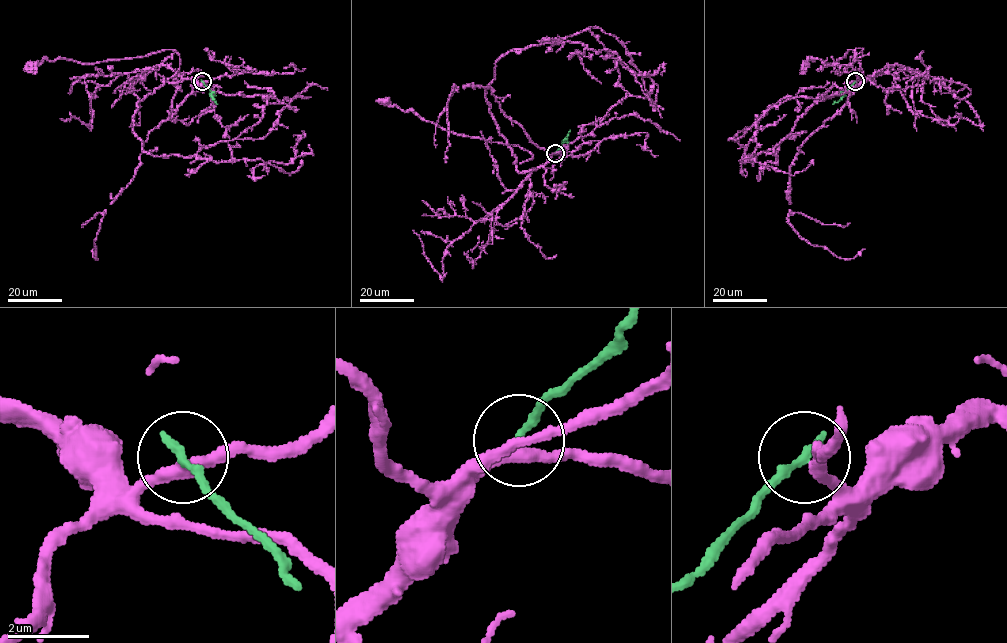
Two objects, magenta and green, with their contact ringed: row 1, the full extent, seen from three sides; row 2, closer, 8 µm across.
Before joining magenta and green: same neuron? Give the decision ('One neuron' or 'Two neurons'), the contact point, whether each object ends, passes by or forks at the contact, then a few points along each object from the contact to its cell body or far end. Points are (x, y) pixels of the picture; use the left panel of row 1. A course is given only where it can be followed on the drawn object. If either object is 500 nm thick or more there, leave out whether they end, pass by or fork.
Two neurons. Place: (202, 81). At the ring magenta passes by. At the ring green ends. Course of magenta: (202, 82), (163, 80), (169, 79), (179, 67), (180, 57), (173, 50), (91, 63), (45, 59), (31, 67). Course of green: (202, 82), (217, 104)

